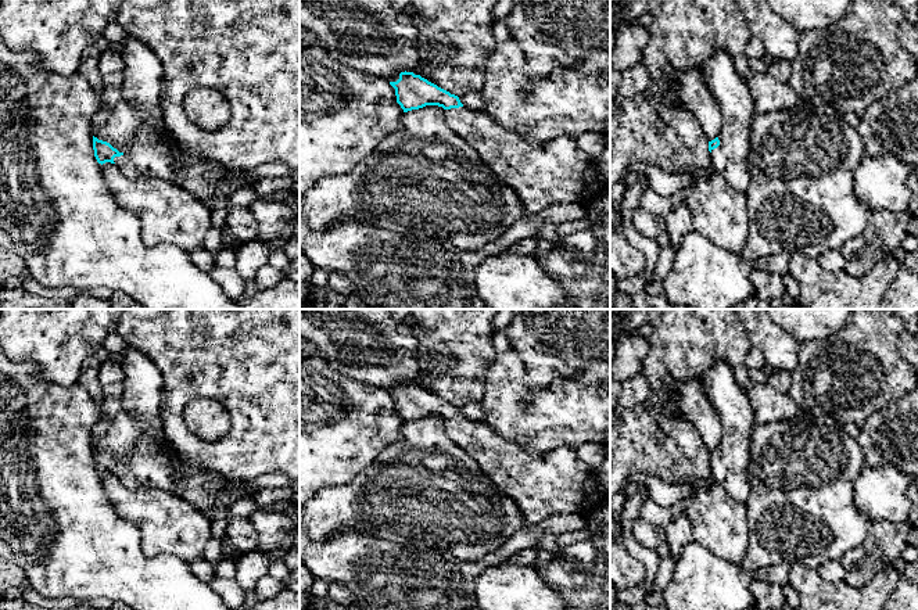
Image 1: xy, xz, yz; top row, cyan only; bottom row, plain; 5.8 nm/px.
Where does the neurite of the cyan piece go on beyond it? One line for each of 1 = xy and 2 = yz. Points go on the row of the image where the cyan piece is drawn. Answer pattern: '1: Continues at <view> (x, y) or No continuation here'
1: Continues at xy (150, 155)
2: Continues at yz (730, 160)

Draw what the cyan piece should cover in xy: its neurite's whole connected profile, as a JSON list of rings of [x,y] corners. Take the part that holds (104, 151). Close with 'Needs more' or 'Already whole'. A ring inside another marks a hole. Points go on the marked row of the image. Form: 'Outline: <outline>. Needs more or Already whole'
Outline: [[[126,36],[123,49],[123,82],[121,97],[137,105],[154,122],[143,123],[135,133],[132,147],[123,154],[110,143],[93,136],[94,157],[98,164],[115,164],[128,177],[155,177],[168,180],[198,198],[211,212],[223,207],[239,190],[226,177],[232,169],[211,159],[184,152],[169,134],[161,105],[162,67],[155,54],[140,40]],[[173,150],[179,152],[184,169],[175,166]]]. Needs more

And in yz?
Outline: [[[725,51],[704,62],[703,76],[724,119],[721,133],[709,141],[710,162],[729,187],[745,193],[750,184],[750,128],[757,115],[753,94]]]. Needs more

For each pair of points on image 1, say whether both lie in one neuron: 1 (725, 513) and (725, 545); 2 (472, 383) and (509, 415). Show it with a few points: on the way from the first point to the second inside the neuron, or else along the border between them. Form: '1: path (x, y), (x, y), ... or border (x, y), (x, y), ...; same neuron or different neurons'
1: path (725, 521), (725, 537); same neuron
2: border (492, 362), (486, 373), (484, 394), (480, 401); different neurons

